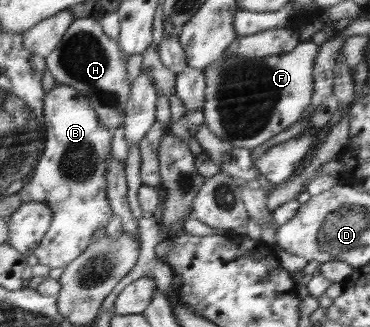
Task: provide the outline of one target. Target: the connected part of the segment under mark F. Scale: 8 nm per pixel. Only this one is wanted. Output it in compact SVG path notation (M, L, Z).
M305 41L281 55L231 60L223 56L209 64L205 68L208 100L204 108L209 130L236 149L252 151L303 119L315 89L313 67L317 52L317 44Z

